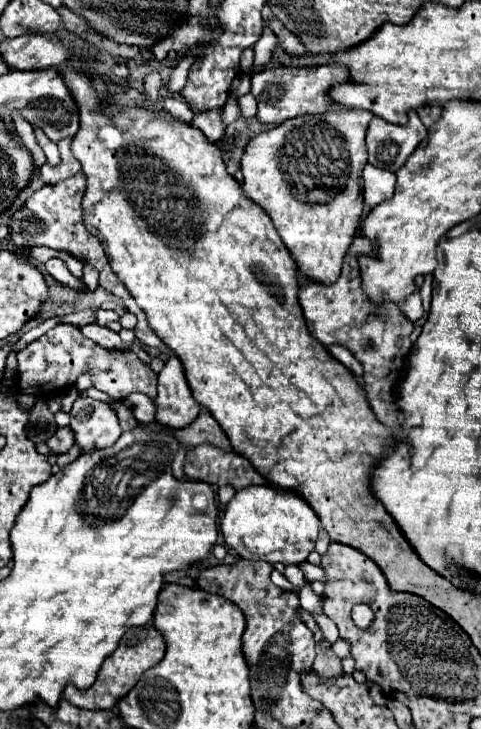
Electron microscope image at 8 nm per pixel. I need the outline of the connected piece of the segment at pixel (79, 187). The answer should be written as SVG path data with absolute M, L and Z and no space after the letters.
M77 173L65 181L59 181L57 185L43 185L39 191L35 191L9 219L9 239L15 247L49 247L55 251L65 251L73 257L77 257L79 261L95 267L99 271L99 285L107 291L111 291L113 295L121 297L125 301L125 307L137 315L137 327L135 327L135 335L139 341L143 341L149 347L155 347L161 351L161 355L169 355L169 347L149 329L147 321L145 321L145 313L139 309L139 305L135 303L135 299L129 295L129 291L125 289L125 285L119 281L119 277L113 273L103 245L101 241L91 235L87 231L87 227L83 225L83 217L81 217L81 197L85 193L85 175Z

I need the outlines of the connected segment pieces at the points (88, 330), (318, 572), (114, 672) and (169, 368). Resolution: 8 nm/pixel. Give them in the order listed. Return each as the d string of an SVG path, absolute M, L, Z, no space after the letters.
M85 325L81 327L81 333L85 337L89 337L91 341L99 343L105 349L117 349L117 351L129 351L129 347L121 341L117 331L111 331L109 327L101 327L101 325Z
M301 563L301 569L305 573L305 579L311 583L311 581L317 581L317 579L323 579L325 577L325 569L321 565L313 565L313 563Z
M131 627L123 635L117 651L113 655L109 655L105 659L105 663L101 665L95 683L85 691L79 691L75 685L67 685L63 691L63 697L69 703L83 707L83 709L113 709L117 705L117 701L131 691L131 687L139 681L139 677L149 667L157 665L163 659L163 655L165 655L165 641L163 641L163 637L159 637L157 629L153 629L153 627Z
M171 355L159 373L157 385L157 421L161 425L181 429L187 427L199 413L199 403L193 399L189 383L185 379L185 369L177 355Z

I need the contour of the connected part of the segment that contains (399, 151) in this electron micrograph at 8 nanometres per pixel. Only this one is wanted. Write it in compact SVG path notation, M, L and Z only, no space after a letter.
M409 113L407 125L393 125L381 117L373 117L367 129L369 163L387 171L397 171L425 137L427 129L417 113Z

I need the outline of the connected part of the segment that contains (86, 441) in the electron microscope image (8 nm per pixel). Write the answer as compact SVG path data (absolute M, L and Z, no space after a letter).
M79 397L73 403L71 429L75 431L75 443L81 451L111 447L121 435L115 409L91 397Z

